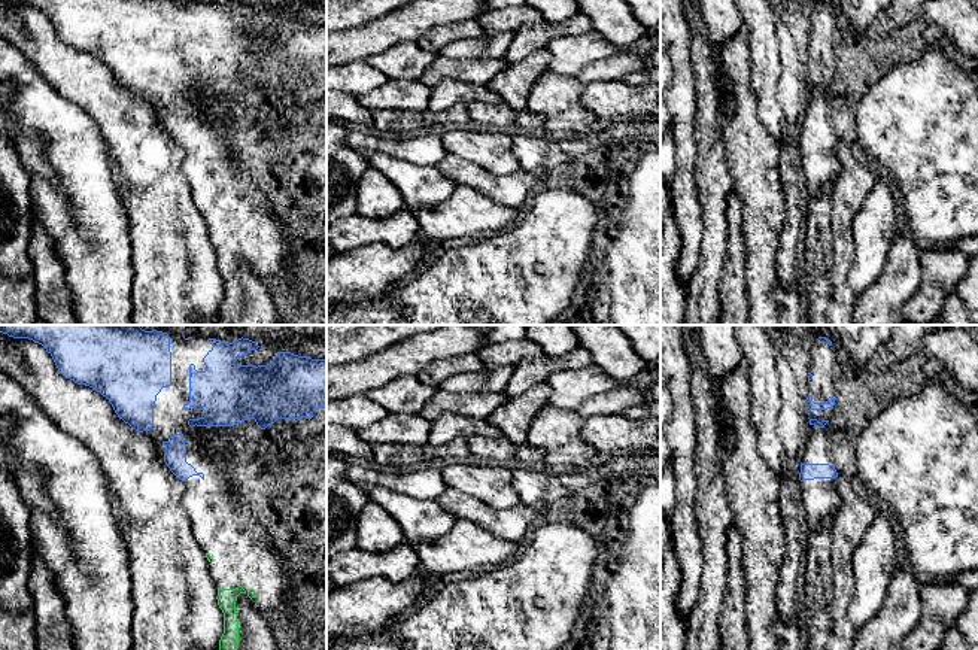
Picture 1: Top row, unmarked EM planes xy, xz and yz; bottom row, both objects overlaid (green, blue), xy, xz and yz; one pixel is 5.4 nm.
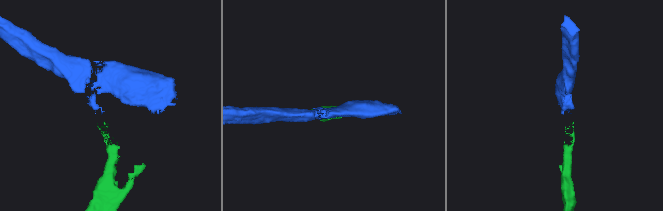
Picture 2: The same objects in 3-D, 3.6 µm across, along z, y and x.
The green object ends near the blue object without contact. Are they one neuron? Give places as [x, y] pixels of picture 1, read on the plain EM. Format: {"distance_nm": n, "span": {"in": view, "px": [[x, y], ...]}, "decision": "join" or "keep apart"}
{"distance_nm": 400, "span": {"in": "xy", "px": [[206, 219], [203, 145]]}, "decision": "join"}

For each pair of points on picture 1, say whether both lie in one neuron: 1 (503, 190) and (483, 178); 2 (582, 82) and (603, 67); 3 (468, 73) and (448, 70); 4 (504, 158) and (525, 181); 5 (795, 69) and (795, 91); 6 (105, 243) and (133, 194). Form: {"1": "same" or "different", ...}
{"1": "same", "2": "same", "3": "same", "4": "different", "5": "same", "6": "different"}

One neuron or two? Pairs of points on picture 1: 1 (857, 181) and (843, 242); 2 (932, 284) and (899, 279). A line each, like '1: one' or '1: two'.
1: one
2: two

